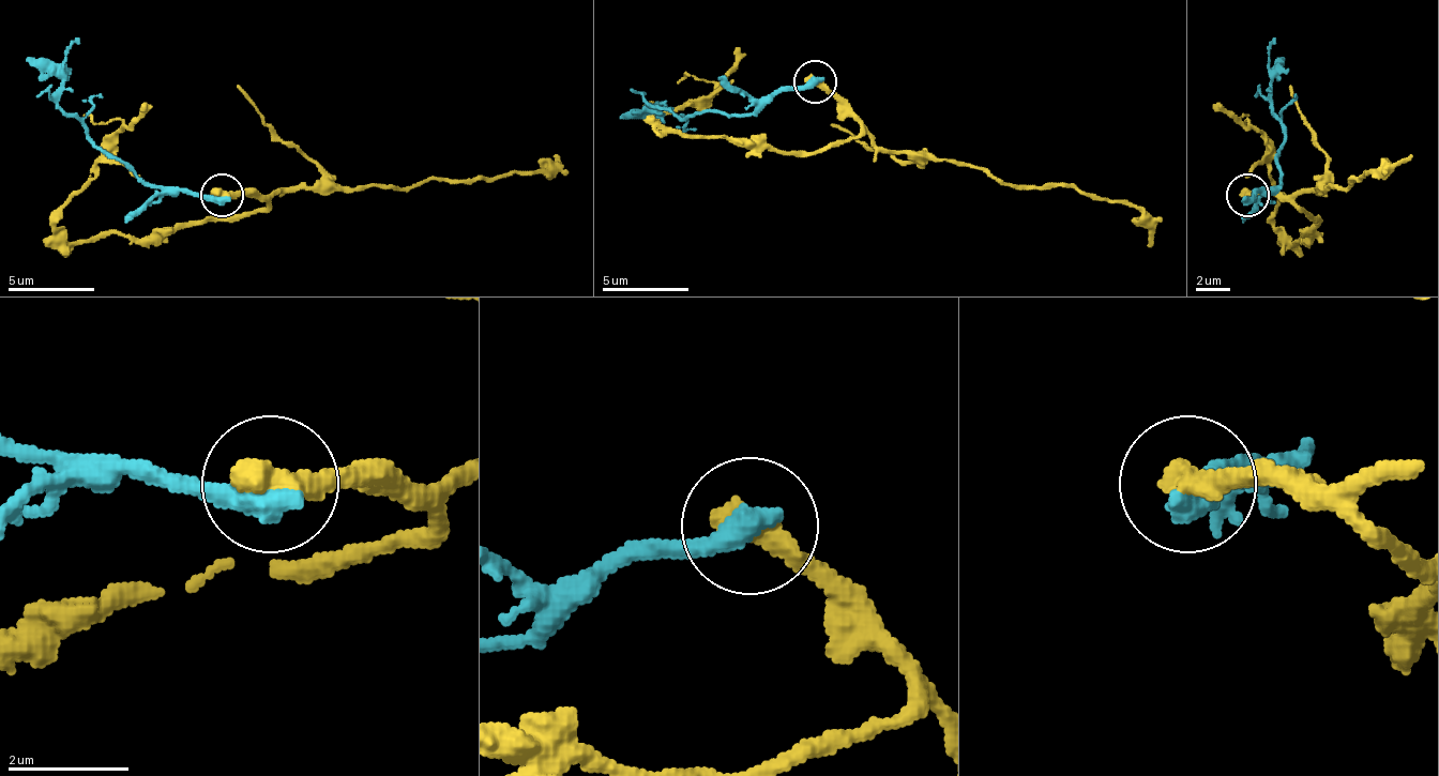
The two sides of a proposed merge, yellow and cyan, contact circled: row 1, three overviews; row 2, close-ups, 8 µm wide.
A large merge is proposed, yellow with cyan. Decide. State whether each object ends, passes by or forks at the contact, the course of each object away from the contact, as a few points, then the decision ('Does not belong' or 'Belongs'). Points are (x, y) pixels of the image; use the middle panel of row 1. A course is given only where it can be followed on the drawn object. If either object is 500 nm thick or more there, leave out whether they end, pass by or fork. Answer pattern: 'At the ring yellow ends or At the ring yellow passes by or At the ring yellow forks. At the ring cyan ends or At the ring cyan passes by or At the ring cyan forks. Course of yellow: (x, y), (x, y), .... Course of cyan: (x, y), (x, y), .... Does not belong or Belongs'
Course of yellow: (816, 80), (859, 132), (812, 154), (665, 127), (652, 110), (696, 106), (739, 46). Course of cyan: (816, 80), (773, 89), (747, 115), (696, 110), (683, 119), (652, 106), (656, 102), (673, 110). Does not belong

